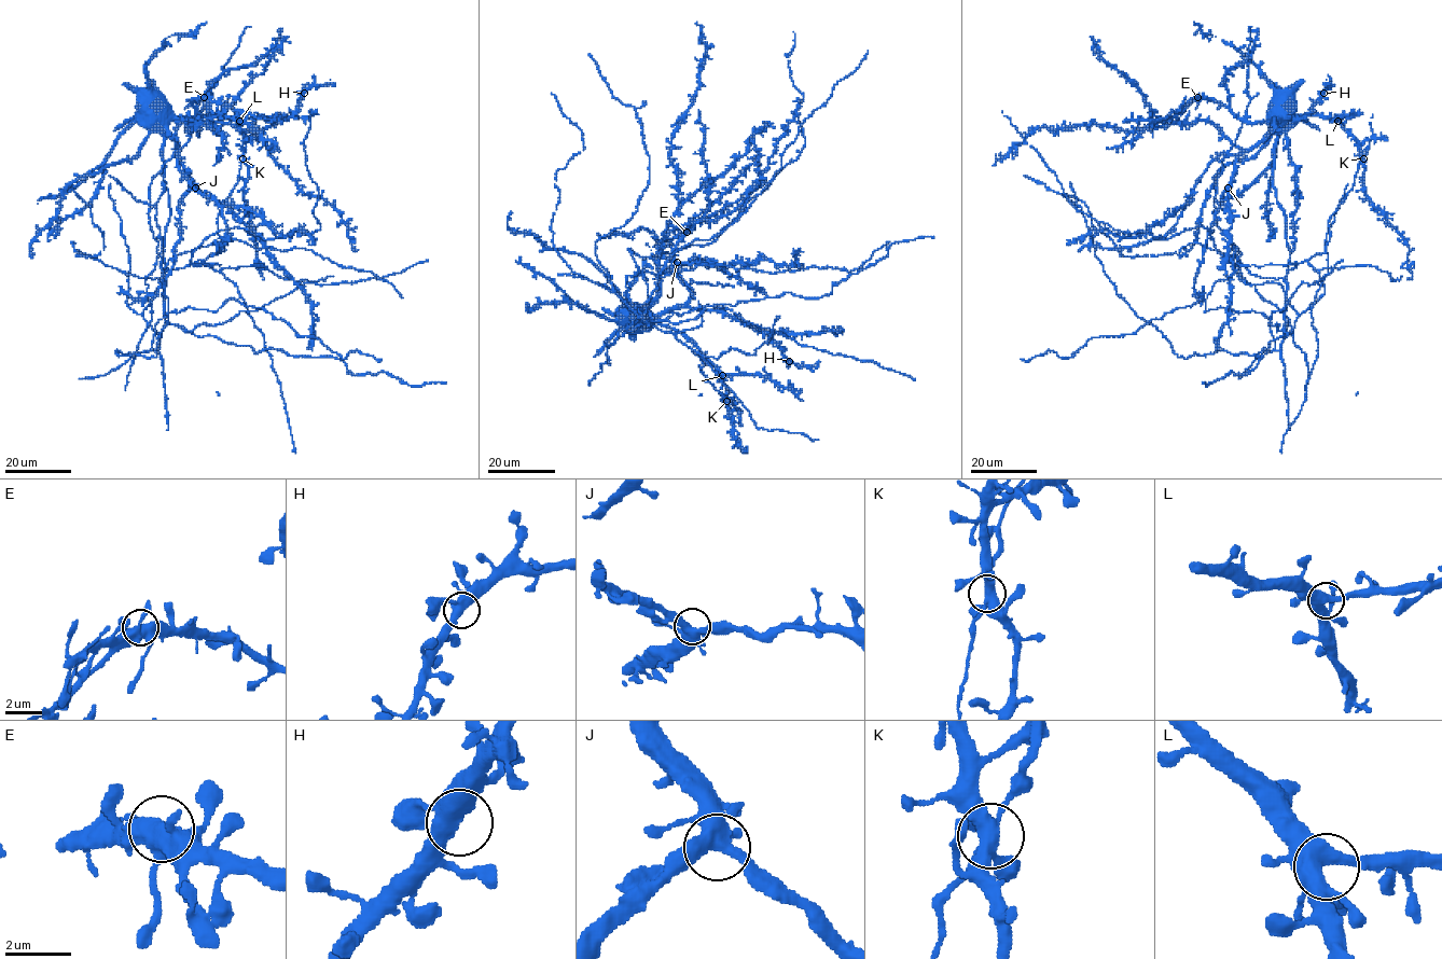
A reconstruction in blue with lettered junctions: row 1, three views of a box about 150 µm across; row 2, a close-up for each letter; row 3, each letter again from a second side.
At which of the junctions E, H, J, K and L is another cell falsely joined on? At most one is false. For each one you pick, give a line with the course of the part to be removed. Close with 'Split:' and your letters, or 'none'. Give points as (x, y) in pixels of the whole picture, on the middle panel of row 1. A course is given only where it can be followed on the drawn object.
Split: none

